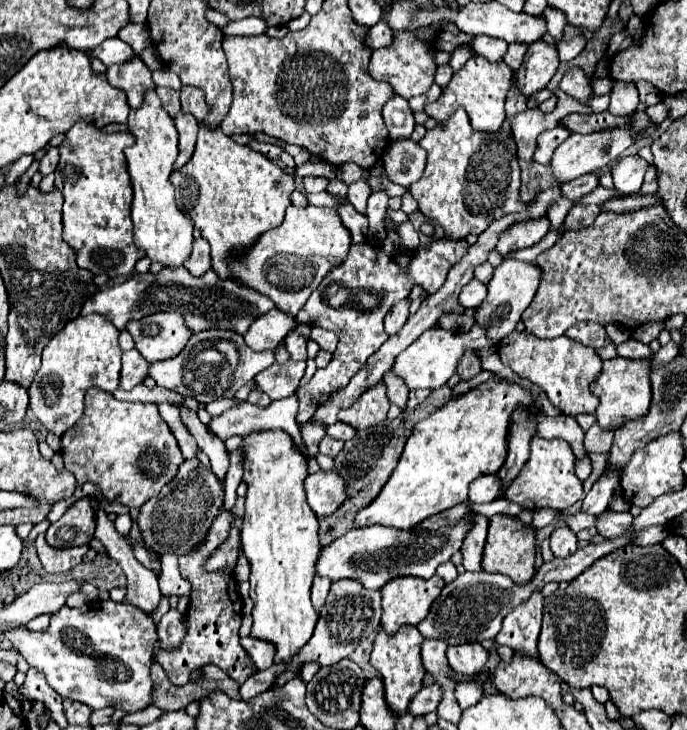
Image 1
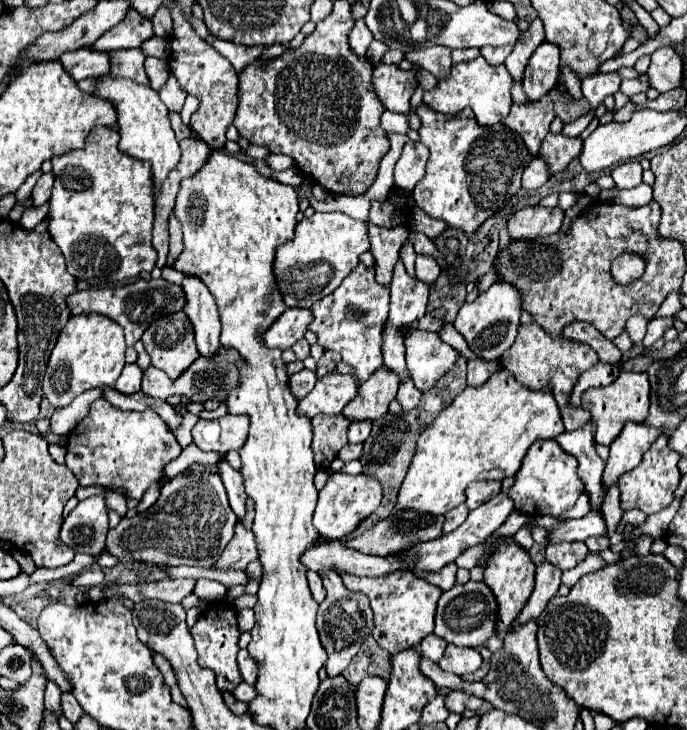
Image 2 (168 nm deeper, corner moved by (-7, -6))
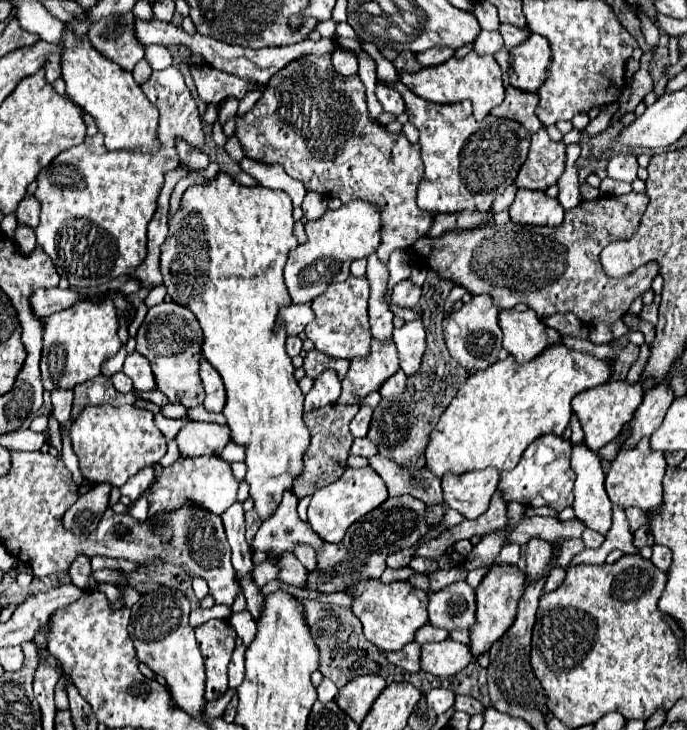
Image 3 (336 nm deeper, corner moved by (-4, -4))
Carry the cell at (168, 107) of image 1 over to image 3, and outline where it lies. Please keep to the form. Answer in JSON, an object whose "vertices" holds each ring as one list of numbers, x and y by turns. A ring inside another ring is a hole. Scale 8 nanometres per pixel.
{"vertices":[[177,142,177,146,179,146,181,166,185,170,205,170,209,166,207,154,201,154,197,150,191,150,191,146,183,146,183,142]]}

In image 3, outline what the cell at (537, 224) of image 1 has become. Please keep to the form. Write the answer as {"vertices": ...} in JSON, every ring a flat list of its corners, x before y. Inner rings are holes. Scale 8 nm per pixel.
{"vertices":[[519,190,509,208,509,214,517,224,559,226,563,222,565,210,557,202,557,198,549,198,545,192]]}

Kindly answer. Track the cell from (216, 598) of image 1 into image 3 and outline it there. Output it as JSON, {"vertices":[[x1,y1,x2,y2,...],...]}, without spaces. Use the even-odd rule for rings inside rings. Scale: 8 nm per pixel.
{"vertices":[[209,620,195,628,197,644,205,660,205,700,211,702,225,694,227,686,227,664,235,650,235,630,227,620]]}

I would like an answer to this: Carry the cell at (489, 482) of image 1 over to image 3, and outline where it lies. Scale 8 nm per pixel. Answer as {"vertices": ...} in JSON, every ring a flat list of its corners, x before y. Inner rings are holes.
{"vertices":[[469,470,465,474,447,472,441,478,443,500,449,508,457,510,465,518,481,516,491,500,491,494,497,490,499,470]]}

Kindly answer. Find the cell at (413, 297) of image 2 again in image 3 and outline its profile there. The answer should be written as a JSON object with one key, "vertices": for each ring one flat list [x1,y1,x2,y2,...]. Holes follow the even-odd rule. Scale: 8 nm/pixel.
{"vertices":[[403,280,393,288,393,302,403,308,413,308,419,302,421,288,415,286,411,280]]}

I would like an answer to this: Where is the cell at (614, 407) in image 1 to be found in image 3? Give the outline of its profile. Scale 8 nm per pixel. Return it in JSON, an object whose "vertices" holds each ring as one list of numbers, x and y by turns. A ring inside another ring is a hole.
{"vertices":[[611,380,605,386,589,388,577,394,573,398,573,412,579,418,581,428,585,432,583,444,589,450,597,452,607,442,611,442,615,436,619,436,623,426,633,418,637,406,641,404,641,398,643,398,643,390,639,390,639,384,627,384,627,382,617,382,617,380]]}

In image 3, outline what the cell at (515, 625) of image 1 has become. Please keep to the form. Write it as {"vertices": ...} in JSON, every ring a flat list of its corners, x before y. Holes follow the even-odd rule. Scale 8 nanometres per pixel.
{"vertices":[[531,538,525,546,525,558,527,558,527,576,539,578,539,574,543,574,547,562,551,560,551,544,541,538]]}

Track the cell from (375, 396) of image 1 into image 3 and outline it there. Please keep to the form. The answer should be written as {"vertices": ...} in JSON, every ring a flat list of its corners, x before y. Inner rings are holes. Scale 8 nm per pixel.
{"vertices":[[373,340,371,342,371,352,361,358,353,358,351,360,351,366,349,366,349,372,347,372,347,378,343,380,343,390,341,390,341,396,337,400,337,404,352,405,361,404,361,400,373,392,373,390,379,390,379,386,399,370,399,358,397,358,397,350,395,350,395,344,393,342,379,342,379,340]]}

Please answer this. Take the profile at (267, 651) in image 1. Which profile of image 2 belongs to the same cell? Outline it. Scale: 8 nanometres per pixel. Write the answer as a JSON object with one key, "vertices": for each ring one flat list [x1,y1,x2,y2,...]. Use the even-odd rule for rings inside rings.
{"vertices":[[242,648,242,650,238,652,238,666,240,666,240,672,242,672,244,682,256,684,260,666,258,666,258,660,254,660,246,648]]}

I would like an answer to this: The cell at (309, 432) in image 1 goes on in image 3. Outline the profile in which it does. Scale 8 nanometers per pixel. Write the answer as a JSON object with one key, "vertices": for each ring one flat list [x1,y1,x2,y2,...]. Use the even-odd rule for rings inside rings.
{"vertices":[[333,404,333,406,323,406,313,412,303,414,303,422,311,430,311,444,303,454,303,472,293,482,293,494,297,496,297,500,311,496,315,490,329,486,329,484,337,482,337,478,341,478,341,474,347,468,349,450,353,444,353,436,349,432,349,422,353,420,357,410,359,410,357,404,353,404,353,406]]}

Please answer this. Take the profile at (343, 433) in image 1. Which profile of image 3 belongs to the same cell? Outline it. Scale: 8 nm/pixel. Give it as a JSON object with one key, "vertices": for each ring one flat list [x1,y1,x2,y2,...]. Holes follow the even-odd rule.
{"vertices":[[361,406,361,410,357,412,357,416,351,420,351,434,355,438,363,438,367,436,367,428,369,428,369,420,371,420,371,408,369,406]]}

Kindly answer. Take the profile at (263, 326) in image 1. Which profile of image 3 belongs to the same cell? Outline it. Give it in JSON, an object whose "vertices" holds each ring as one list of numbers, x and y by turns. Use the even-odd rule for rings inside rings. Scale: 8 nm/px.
{"vertices":[[311,302,307,304,289,304,285,308,281,308,279,312,281,320,287,326,287,334,299,334,305,330,305,326,313,320,313,310,311,310]]}

